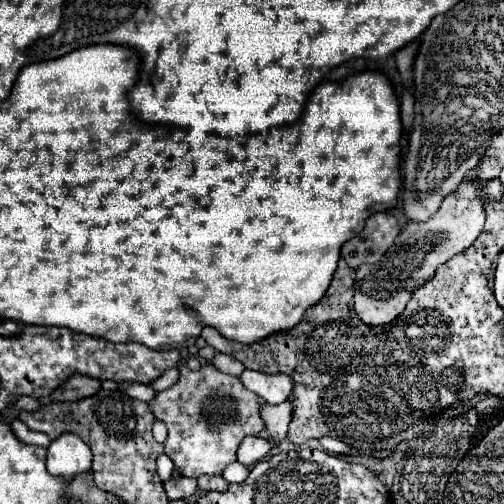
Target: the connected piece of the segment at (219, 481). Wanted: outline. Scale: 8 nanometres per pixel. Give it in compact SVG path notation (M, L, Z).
M201 475L197 481L199 481L199 487L203 491L227 491L227 487L229 487L229 483L223 477L207 477L207 475Z

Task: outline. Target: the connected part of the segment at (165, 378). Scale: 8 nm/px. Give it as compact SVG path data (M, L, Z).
M171 368L165 371L161 377L158 377L152 384L151 387L156 392L163 391L174 385L179 379L179 369Z

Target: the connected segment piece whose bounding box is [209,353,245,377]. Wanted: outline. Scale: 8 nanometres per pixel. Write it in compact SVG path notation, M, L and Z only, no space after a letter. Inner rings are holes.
M218 353L209 363L224 373L238 377L245 369L240 361L223 353Z

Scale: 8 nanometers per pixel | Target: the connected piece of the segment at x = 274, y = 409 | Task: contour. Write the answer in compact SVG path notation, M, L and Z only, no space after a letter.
M285 401L281 405L263 403L261 417L263 417L265 429L269 433L269 441L273 445L279 445L287 437L287 427L291 423L291 413L293 413L293 407L291 407L289 401Z

